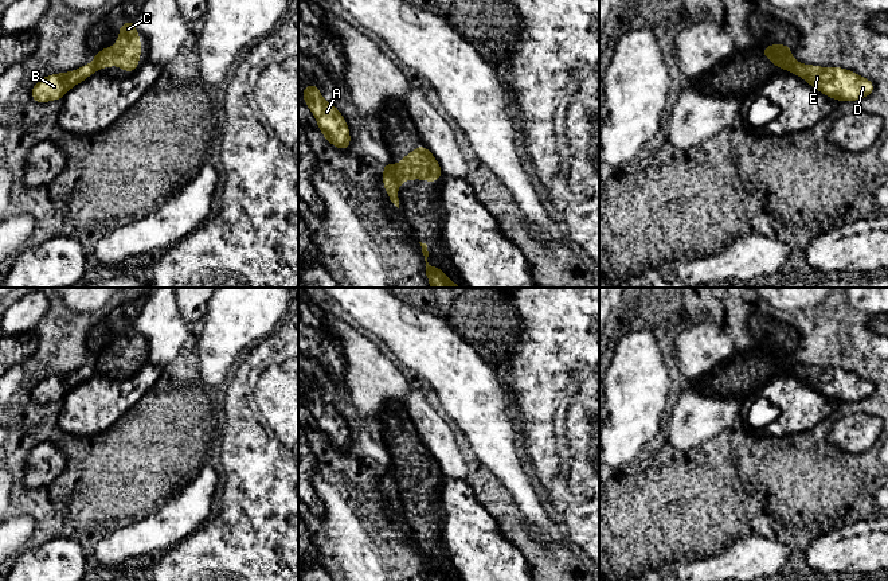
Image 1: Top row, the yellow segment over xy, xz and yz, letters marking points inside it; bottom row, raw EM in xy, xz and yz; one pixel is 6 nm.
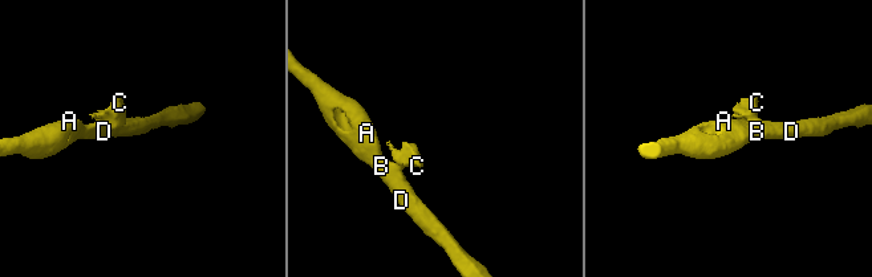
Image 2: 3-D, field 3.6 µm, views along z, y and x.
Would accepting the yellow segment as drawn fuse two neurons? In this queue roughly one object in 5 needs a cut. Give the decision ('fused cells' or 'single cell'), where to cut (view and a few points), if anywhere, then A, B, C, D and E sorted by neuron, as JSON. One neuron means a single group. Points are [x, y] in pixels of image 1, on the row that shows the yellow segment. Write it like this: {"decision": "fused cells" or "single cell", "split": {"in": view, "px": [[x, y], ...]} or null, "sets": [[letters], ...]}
{"decision": "fused cells", "split": {"in": "xz", "px": [[384, 174], [391, 175], [399, 183]]}, "sets": [["A", "B", "D", "E"], ["C"]]}

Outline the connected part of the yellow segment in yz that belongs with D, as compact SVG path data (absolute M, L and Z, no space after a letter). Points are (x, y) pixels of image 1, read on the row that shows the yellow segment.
M794 65L790 73L803 78L810 86L829 98L860 101L872 95L875 83L844 67L818 67L815 65Z

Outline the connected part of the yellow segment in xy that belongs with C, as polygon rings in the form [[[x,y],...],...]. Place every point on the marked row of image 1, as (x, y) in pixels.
[[[136,19],[128,23],[120,23],[120,35],[113,48],[103,48],[95,54],[91,65],[103,69],[113,67],[116,63],[125,71],[133,73],[138,63],[142,46],[140,35],[136,31]]]

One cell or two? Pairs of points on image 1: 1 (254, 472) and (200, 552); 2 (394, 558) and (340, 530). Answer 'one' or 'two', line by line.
1: one
2: two

